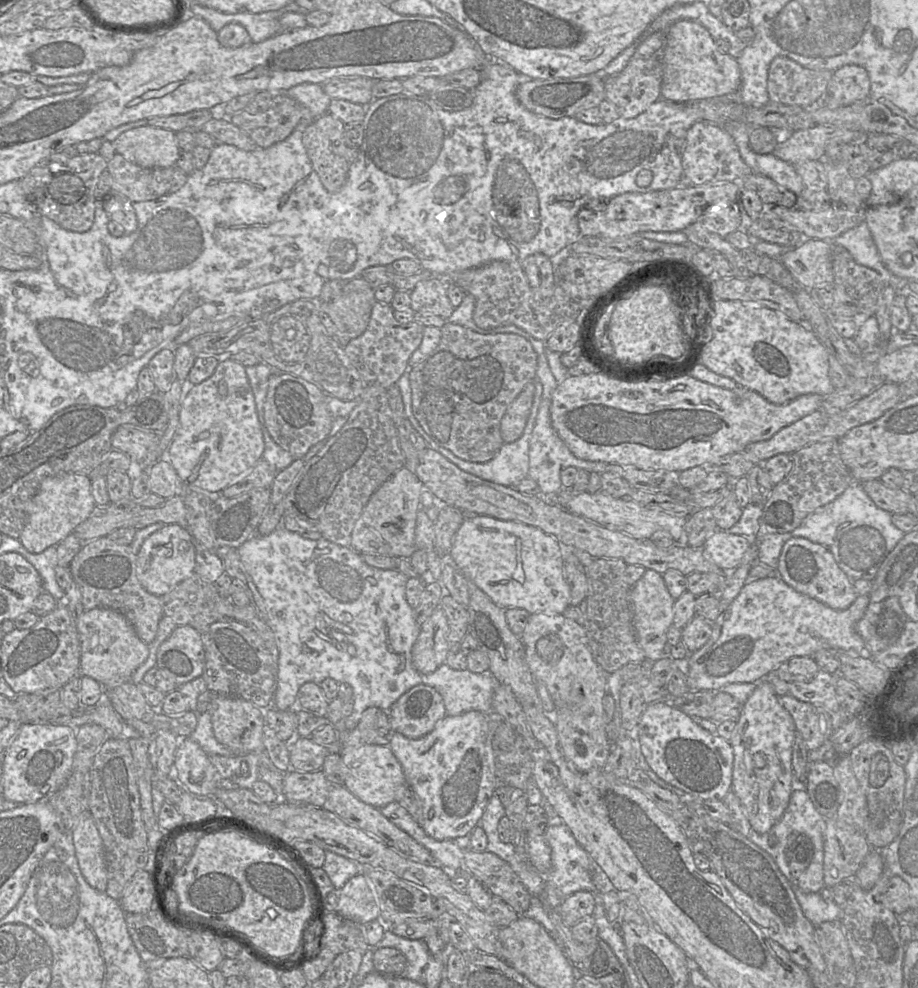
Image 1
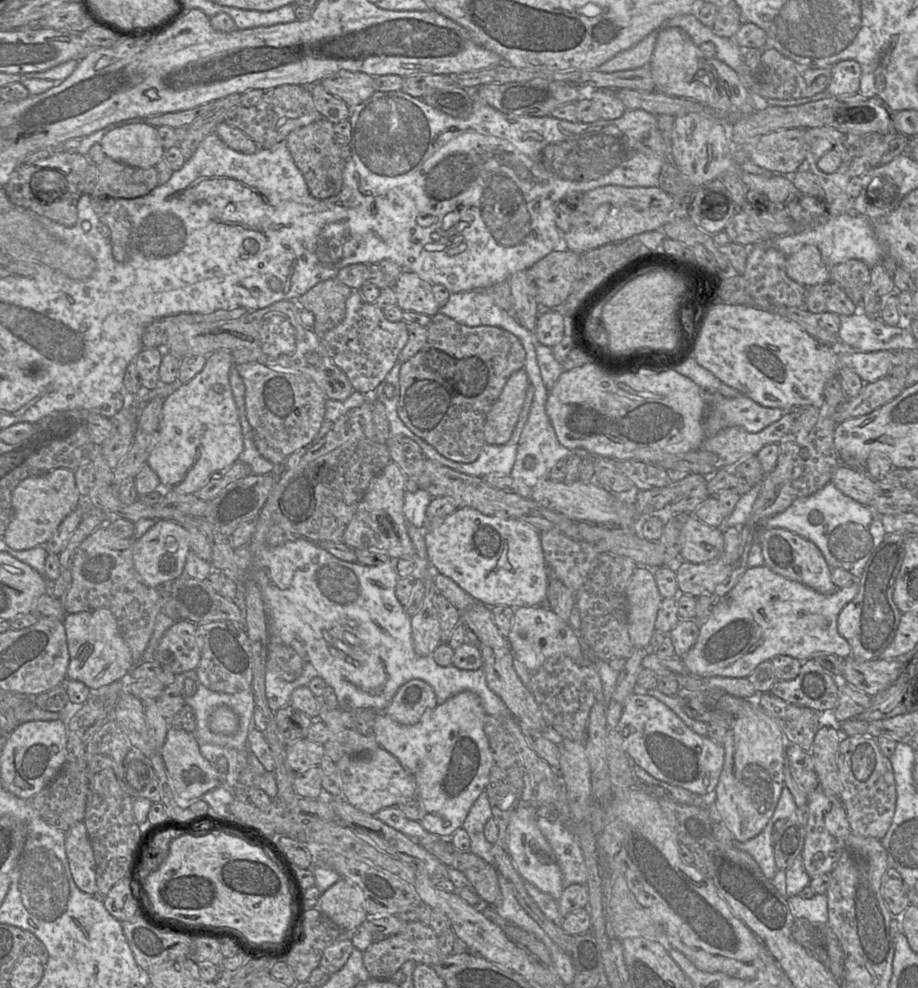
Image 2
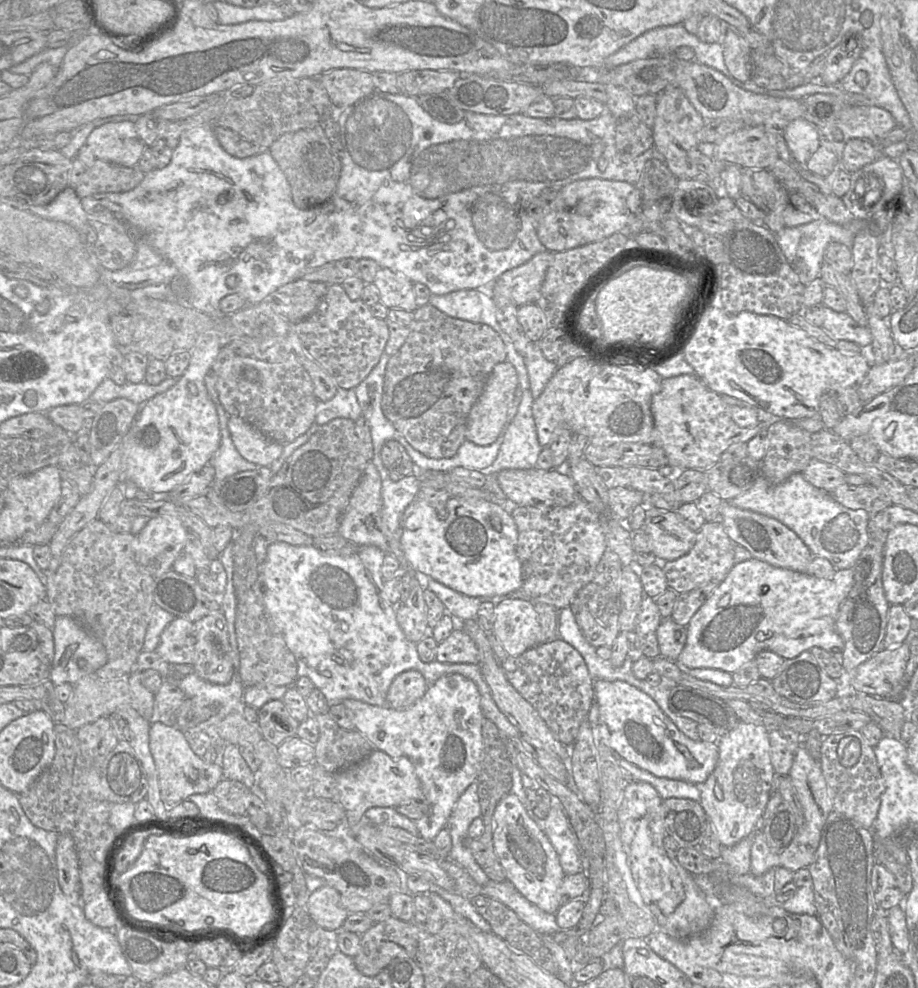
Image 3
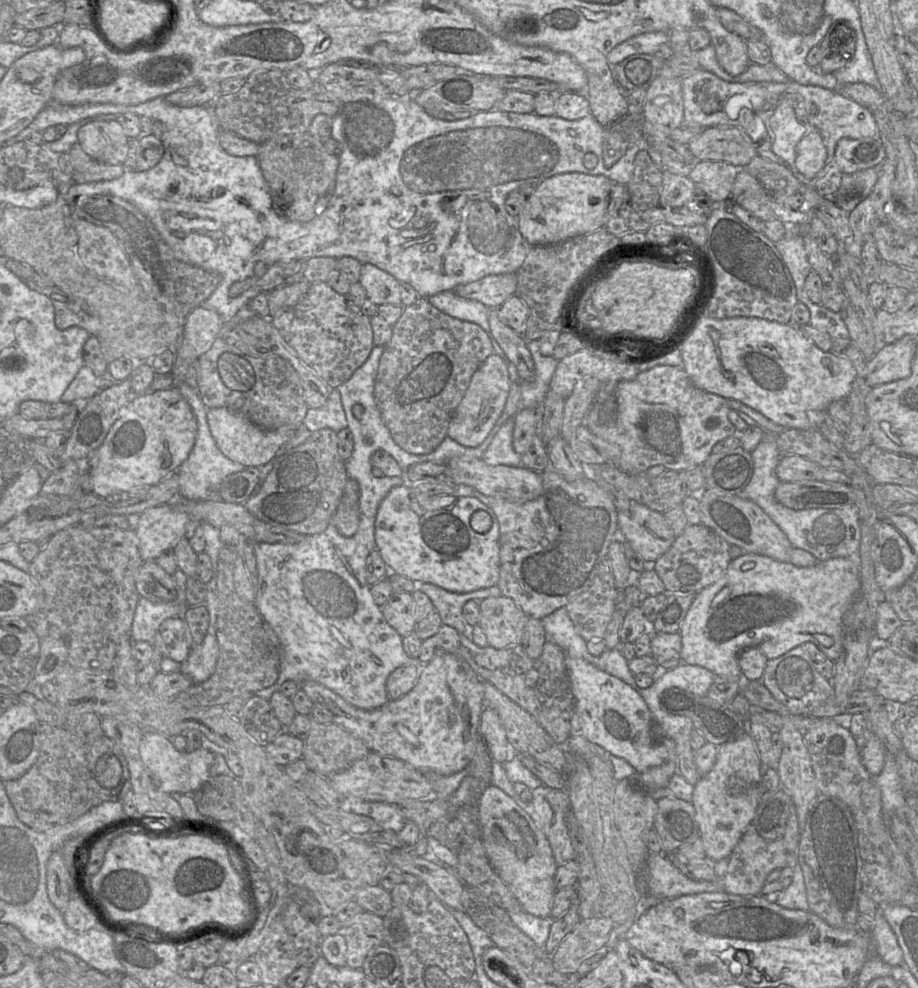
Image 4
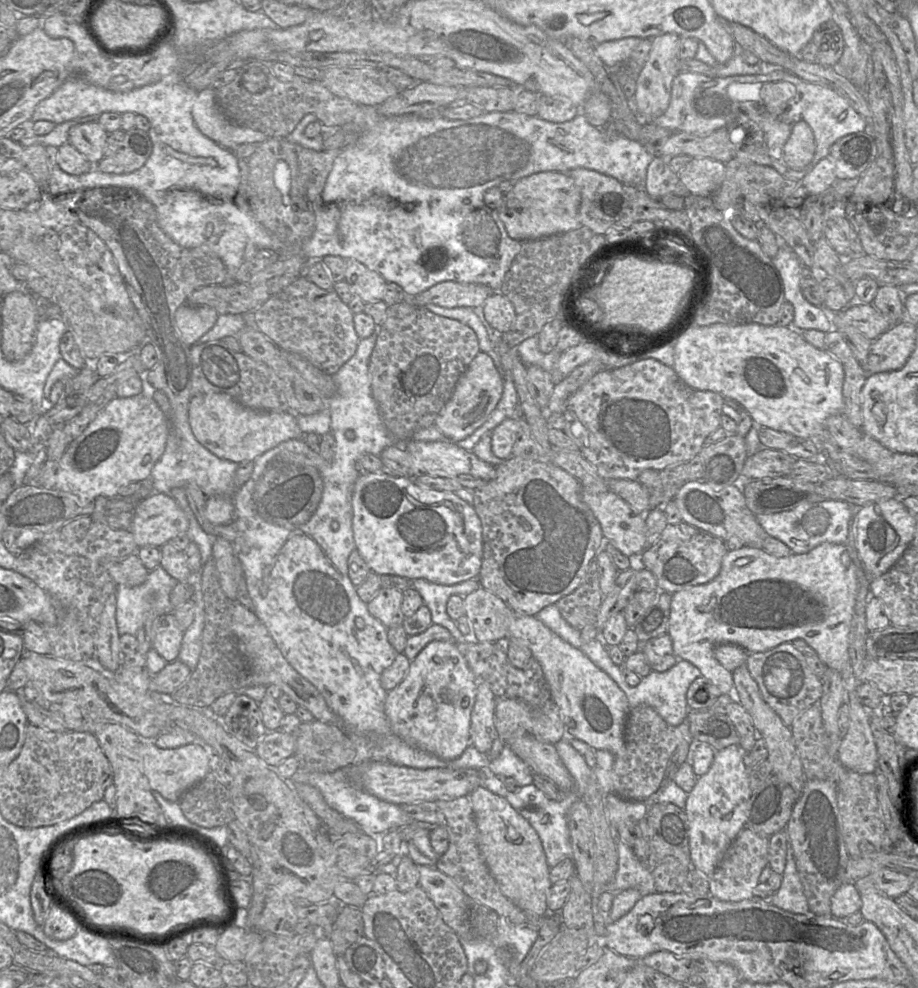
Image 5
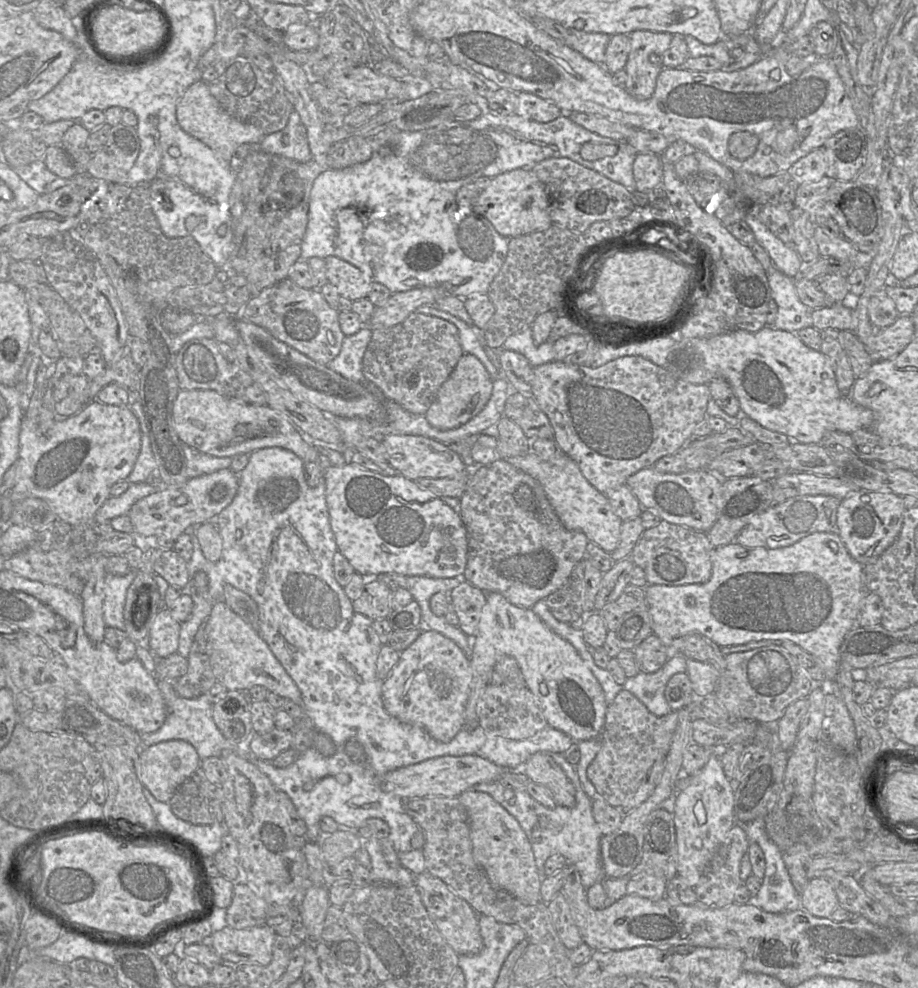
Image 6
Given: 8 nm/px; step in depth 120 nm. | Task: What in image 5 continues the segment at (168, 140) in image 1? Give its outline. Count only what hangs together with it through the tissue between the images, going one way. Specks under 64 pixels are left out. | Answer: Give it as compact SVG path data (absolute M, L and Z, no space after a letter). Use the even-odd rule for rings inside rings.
M97 121L81 123L70 129L68 143L94 165L104 157L108 134Z

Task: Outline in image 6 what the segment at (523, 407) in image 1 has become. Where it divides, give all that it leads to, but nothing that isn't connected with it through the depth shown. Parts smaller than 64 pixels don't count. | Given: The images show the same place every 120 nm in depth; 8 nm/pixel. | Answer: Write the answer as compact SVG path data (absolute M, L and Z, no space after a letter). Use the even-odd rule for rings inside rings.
M464 353L448 379L439 388L435 399L424 414L427 421L440 430L458 428L475 417L489 401L493 379L483 363L474 355Z

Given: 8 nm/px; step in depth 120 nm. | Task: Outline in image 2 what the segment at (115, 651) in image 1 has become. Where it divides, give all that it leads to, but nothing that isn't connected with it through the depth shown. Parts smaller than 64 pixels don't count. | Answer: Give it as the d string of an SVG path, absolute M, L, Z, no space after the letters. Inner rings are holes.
M106 608L66 614L63 618L70 661L67 680L76 680L92 691L127 679L135 663L125 643L115 616Z

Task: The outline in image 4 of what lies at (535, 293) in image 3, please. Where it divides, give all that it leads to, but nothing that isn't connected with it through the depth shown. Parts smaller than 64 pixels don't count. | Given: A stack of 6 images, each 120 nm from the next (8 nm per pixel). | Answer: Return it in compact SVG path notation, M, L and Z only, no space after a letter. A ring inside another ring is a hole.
M516 272L487 275L477 281L454 288L460 297L477 300L488 308L499 308L517 289Z

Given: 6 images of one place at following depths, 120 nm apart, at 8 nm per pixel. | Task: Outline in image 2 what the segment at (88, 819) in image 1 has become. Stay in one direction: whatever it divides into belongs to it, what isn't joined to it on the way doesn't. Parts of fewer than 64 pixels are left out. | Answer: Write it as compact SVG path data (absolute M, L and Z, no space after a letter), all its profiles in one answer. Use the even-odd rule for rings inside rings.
M83 821L65 832L65 850L69 868L77 887L84 893L96 893L96 871L93 849Z

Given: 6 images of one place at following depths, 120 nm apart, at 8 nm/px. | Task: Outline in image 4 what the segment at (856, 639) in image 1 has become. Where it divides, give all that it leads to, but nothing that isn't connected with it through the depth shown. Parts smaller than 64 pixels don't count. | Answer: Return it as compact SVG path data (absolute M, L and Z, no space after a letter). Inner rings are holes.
M858 552L849 558L818 561L810 567L799 567L761 554L744 553L731 560L718 581L695 594L679 630L681 661L704 667L716 676L739 676L738 656L746 648L759 648L768 659L773 659L805 642L812 642L835 662L843 649L843 616L859 592Z

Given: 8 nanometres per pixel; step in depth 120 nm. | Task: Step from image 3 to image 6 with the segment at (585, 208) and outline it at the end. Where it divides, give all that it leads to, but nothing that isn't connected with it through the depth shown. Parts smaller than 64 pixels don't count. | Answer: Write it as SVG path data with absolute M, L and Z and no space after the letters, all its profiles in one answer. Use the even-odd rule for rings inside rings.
M515 169L493 178L475 200L474 210L507 238L545 231L552 226L550 198L545 185L529 169Z

